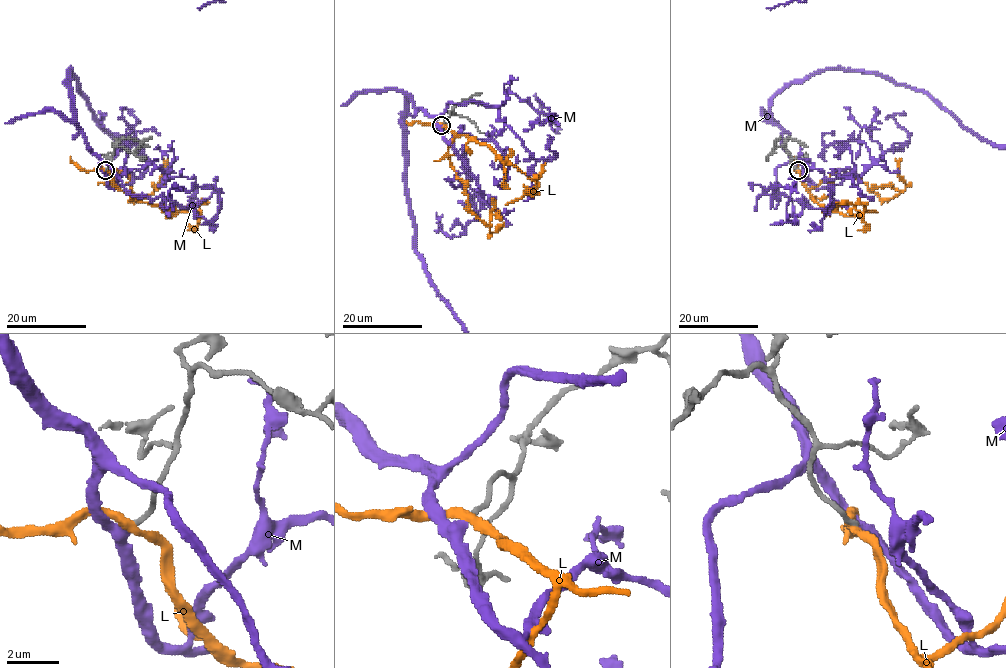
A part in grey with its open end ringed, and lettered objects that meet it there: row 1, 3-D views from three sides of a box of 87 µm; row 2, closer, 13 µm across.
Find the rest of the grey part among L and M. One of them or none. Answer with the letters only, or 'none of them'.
M

